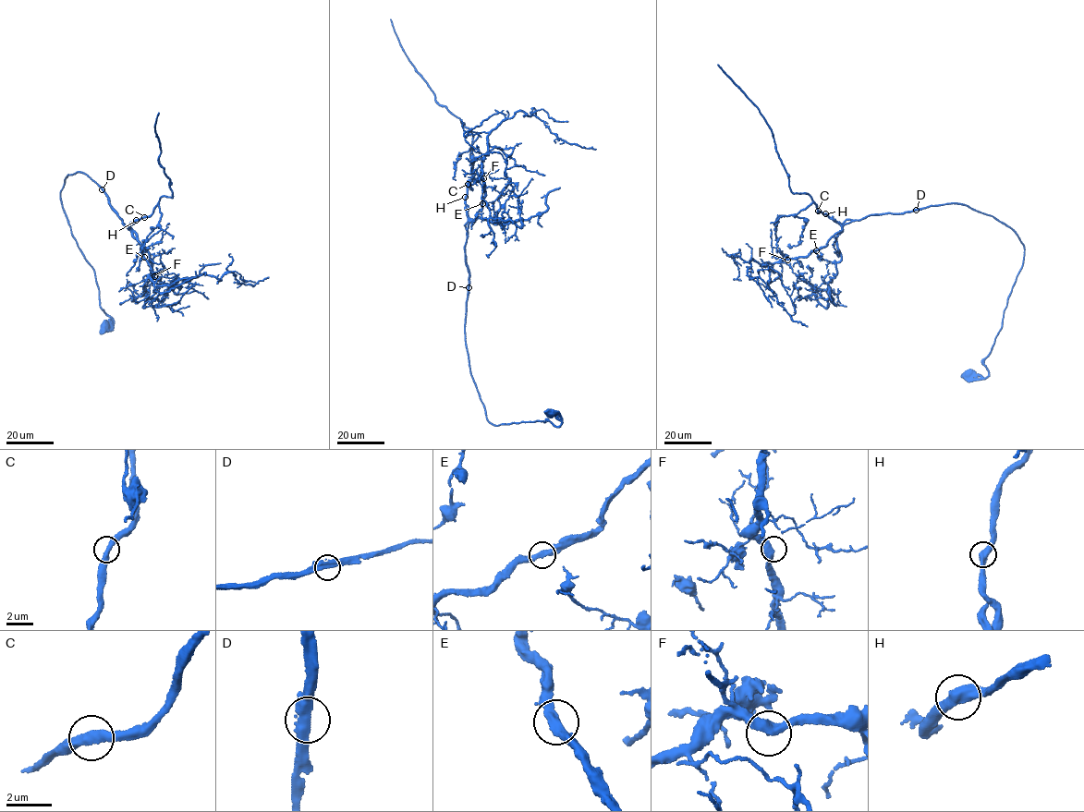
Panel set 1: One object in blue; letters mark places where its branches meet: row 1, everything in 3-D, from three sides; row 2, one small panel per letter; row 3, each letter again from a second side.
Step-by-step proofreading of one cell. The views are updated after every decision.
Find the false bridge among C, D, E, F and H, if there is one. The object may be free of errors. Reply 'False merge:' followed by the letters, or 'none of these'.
False merge: D

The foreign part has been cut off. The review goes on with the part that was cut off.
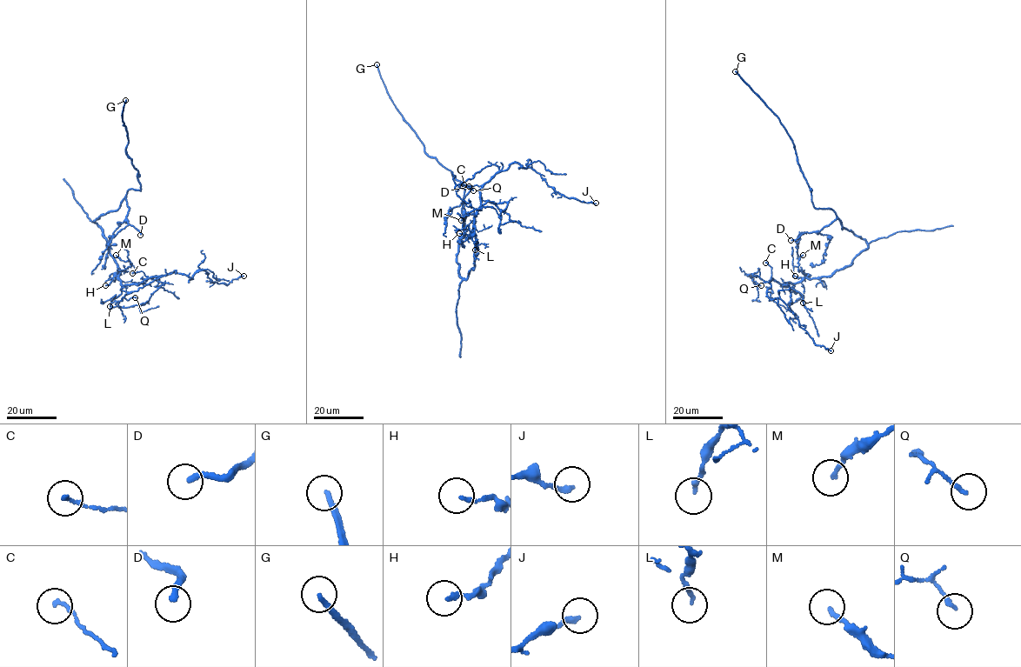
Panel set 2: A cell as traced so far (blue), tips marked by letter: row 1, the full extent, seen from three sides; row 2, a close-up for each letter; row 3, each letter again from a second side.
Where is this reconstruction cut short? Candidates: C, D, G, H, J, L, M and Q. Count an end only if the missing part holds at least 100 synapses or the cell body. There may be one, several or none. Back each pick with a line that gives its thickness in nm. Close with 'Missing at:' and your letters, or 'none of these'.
D: 240 nm thick
G: 190 nm thick
Missing at: D, G

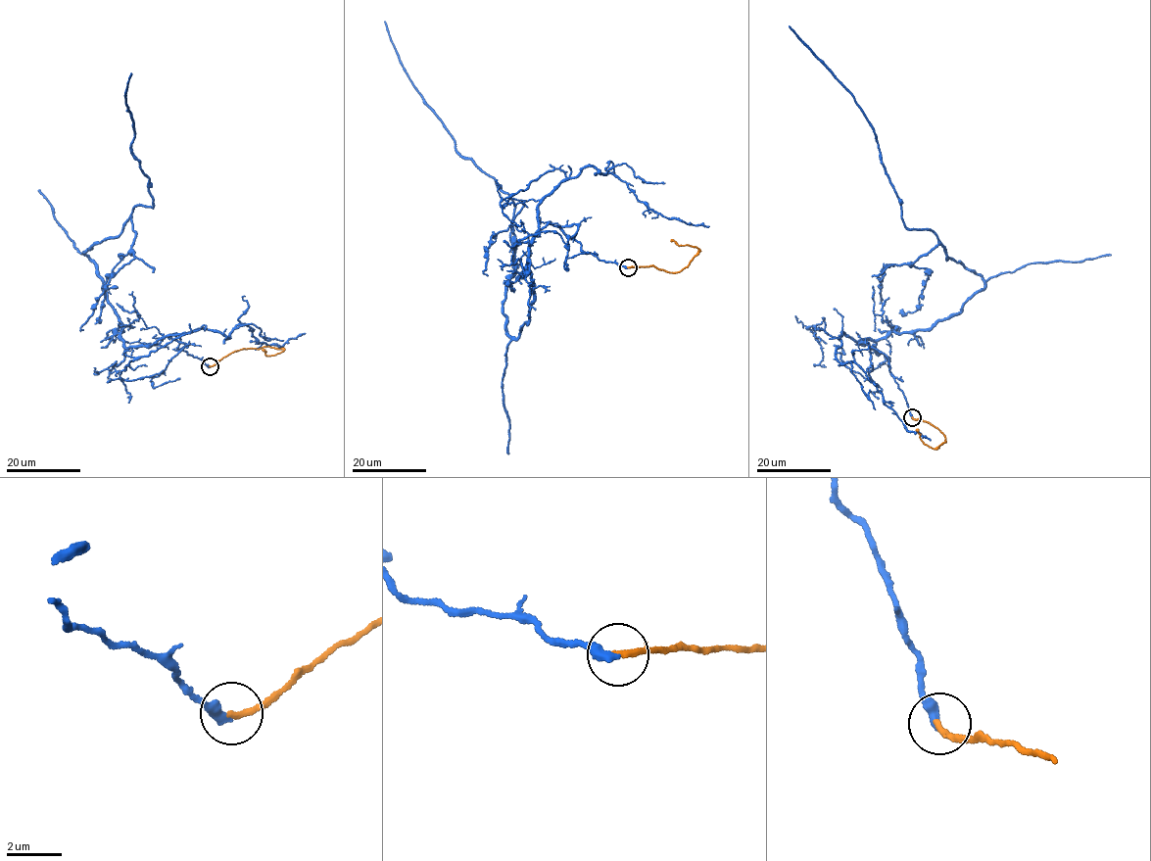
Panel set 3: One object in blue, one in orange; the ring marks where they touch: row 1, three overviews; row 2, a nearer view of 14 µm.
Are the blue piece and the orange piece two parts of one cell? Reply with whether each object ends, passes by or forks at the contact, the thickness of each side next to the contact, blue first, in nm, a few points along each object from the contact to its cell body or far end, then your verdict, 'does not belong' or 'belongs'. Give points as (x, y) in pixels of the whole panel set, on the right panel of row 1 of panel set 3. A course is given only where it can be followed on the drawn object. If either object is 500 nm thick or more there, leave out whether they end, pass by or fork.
blue ends | orange ends | 360/240 nm | blue via (912, 417), (888, 358), (859, 340), (933, 327), (983, 279), (906, 227), (874, 127), (789, 25) | orange via (912, 417), (928, 421), (943, 434), (946, 442), (935, 449), (924, 443), (916, 429) | belongs

